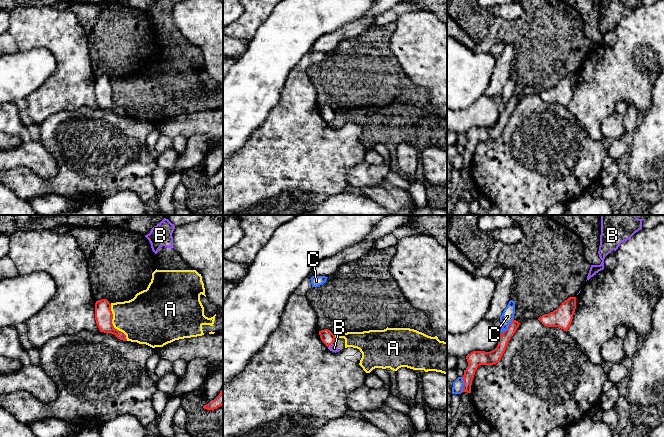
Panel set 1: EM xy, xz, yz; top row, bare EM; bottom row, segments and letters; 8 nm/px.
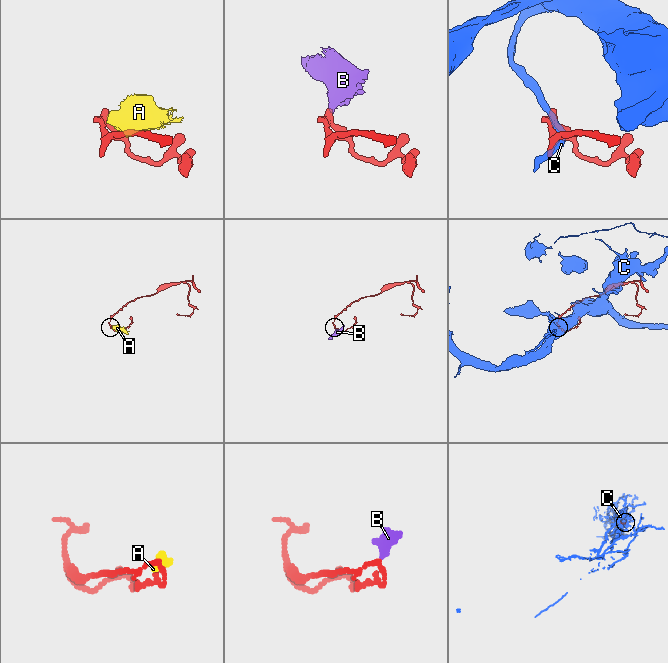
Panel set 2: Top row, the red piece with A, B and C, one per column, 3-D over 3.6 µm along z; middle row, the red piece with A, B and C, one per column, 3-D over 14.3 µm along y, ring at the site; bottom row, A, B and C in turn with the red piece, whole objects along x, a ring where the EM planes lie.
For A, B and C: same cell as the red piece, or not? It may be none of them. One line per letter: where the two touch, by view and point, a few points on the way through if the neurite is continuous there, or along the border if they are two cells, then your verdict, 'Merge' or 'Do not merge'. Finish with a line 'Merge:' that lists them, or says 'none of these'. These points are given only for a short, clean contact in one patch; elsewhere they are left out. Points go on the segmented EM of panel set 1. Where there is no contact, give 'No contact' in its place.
A: Touches red at xy (112, 324). Do not merge
B: Touches red at xz (330, 344). Boundary: xz (332, 343), (328, 347). Do not merge
C: Touches red at yz (508, 326). Do not merge
Merge: none of these

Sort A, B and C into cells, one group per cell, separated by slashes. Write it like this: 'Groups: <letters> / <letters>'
Groups: A B / C

